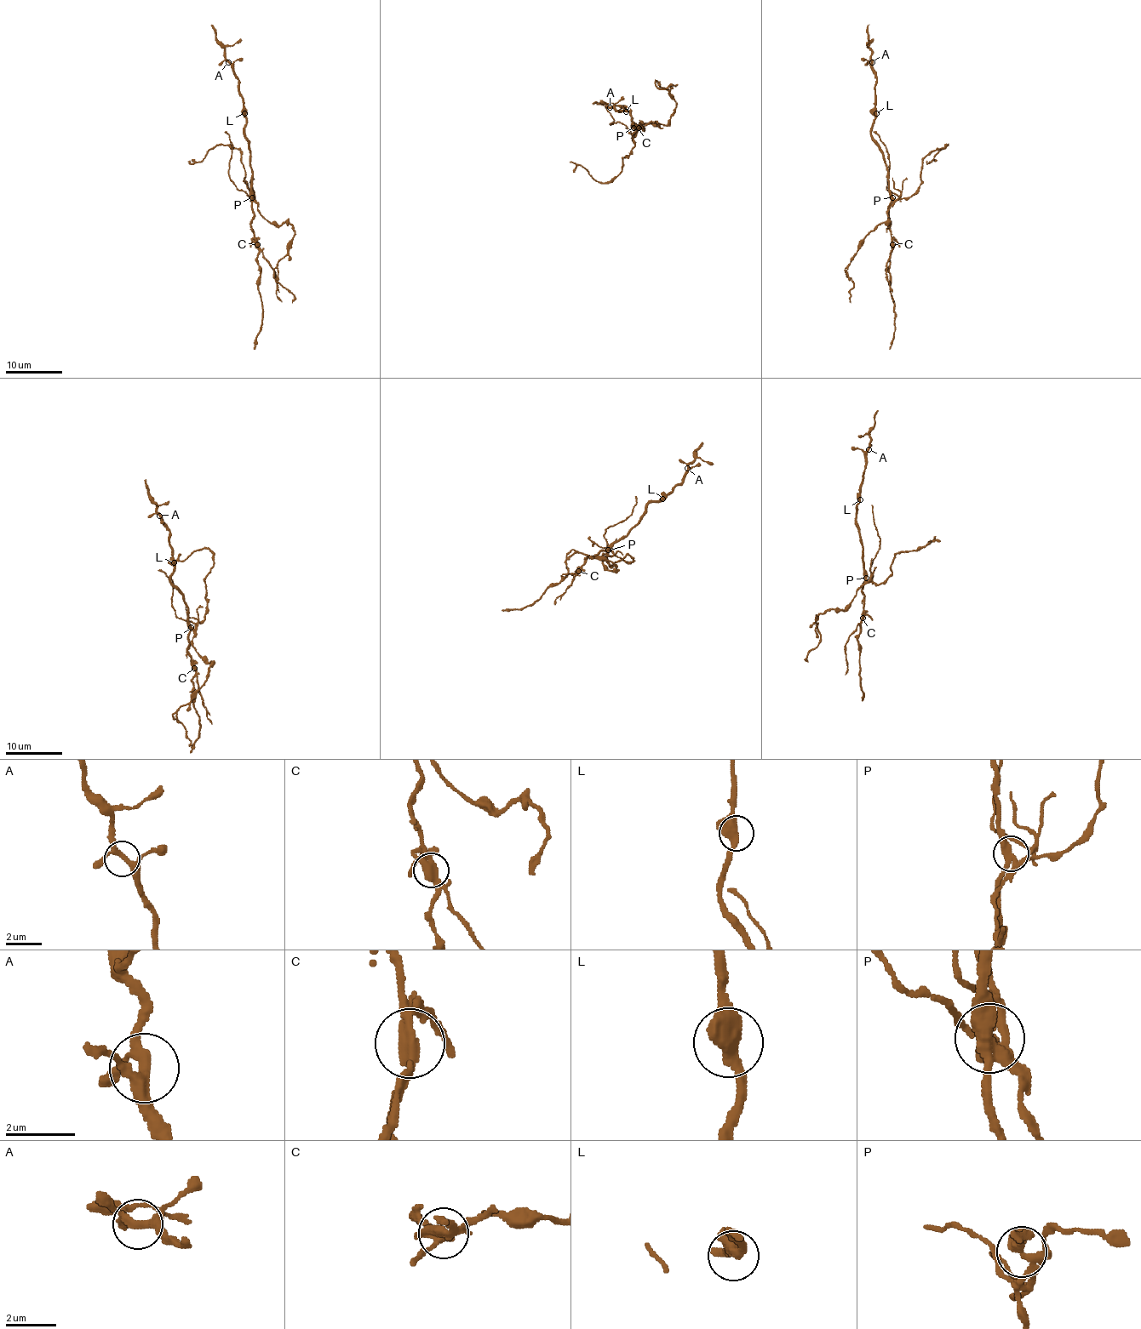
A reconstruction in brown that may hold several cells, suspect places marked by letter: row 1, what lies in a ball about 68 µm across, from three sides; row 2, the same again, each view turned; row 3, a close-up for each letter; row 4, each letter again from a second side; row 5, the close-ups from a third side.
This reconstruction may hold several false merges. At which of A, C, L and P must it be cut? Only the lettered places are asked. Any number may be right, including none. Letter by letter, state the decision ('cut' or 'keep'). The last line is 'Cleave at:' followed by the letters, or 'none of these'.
A: keep
C: cut
L: keep
P: cut
Cleave at: C, P

